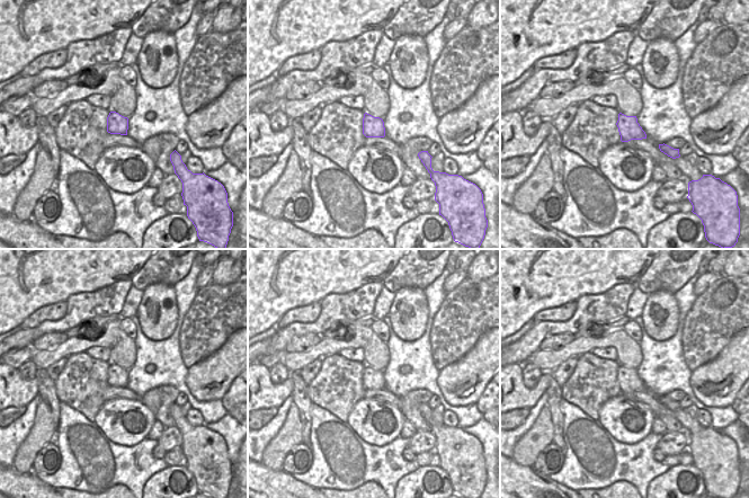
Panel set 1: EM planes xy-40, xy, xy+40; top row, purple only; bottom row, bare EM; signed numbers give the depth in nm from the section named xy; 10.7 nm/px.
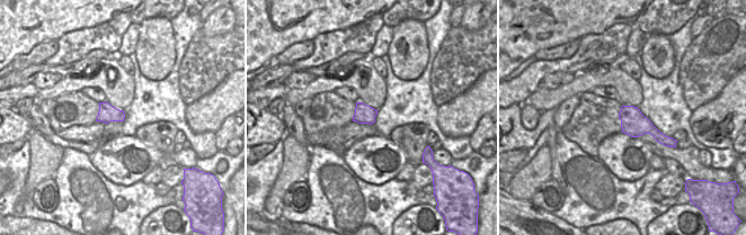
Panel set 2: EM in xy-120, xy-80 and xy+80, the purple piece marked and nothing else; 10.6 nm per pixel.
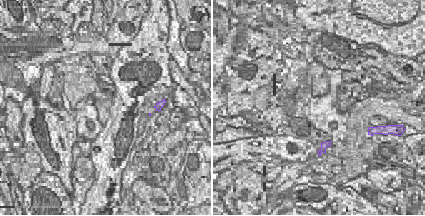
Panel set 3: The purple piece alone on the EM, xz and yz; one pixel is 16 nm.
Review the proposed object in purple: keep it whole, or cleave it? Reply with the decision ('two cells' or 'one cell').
one cell

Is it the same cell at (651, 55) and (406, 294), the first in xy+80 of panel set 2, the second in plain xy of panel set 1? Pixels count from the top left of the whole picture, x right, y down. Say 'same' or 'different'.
same

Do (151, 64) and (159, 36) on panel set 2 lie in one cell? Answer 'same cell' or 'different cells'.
same cell

